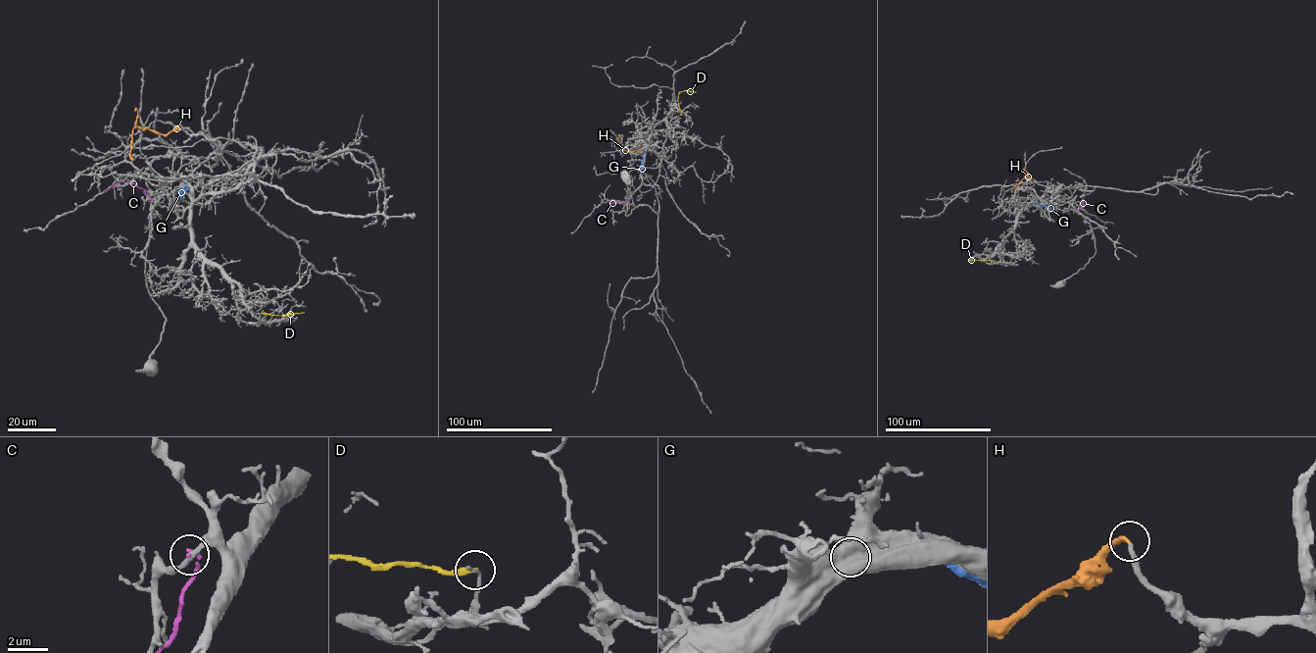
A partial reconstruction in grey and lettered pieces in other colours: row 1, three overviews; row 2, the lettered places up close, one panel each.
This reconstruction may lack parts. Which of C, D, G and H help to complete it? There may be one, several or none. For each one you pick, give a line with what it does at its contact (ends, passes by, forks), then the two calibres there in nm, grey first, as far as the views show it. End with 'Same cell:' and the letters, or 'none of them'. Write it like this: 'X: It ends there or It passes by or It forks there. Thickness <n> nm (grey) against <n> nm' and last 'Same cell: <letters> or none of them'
H: It ends there. Thickness 260 nm (grey) against 320 nm
Same cell: H

